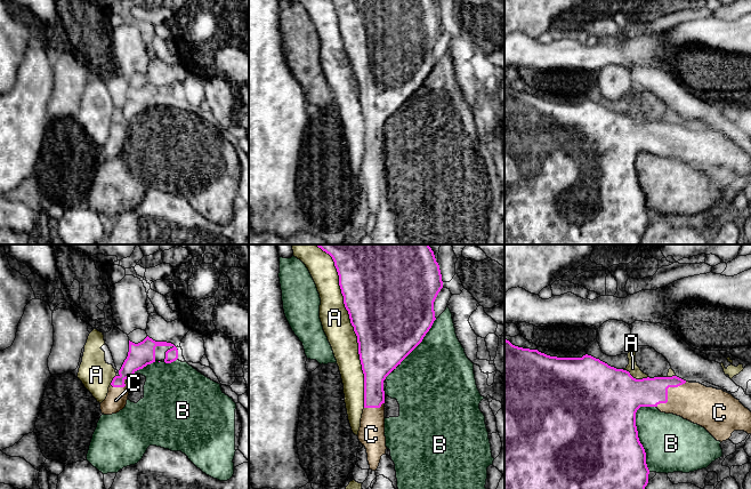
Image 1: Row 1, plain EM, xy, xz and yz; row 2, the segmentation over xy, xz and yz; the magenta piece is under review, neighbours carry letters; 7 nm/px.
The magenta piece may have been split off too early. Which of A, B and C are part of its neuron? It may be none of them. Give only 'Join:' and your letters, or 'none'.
Join: C

